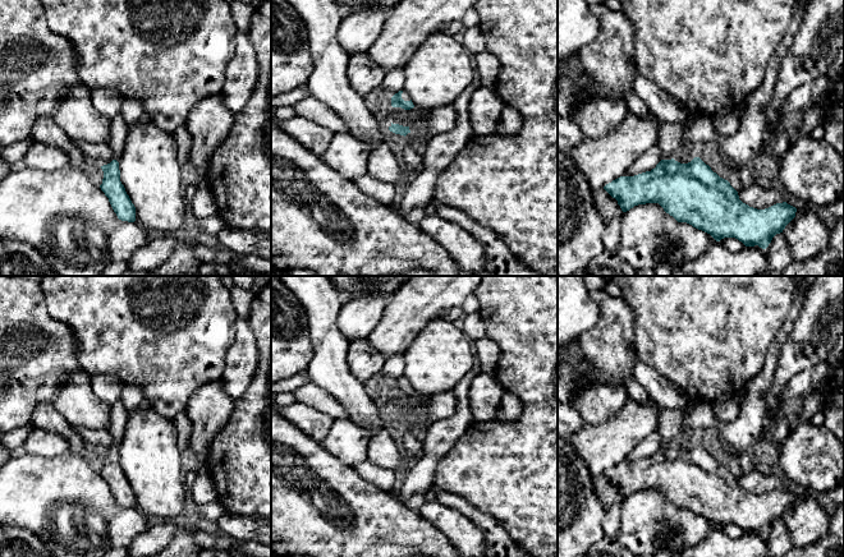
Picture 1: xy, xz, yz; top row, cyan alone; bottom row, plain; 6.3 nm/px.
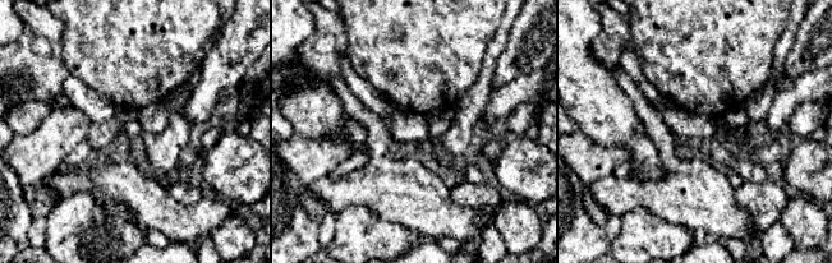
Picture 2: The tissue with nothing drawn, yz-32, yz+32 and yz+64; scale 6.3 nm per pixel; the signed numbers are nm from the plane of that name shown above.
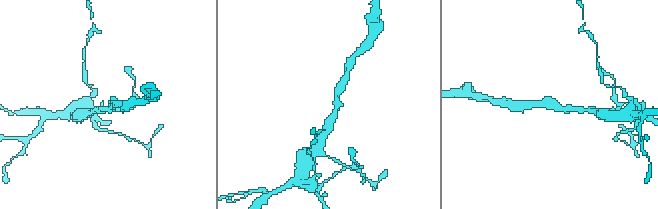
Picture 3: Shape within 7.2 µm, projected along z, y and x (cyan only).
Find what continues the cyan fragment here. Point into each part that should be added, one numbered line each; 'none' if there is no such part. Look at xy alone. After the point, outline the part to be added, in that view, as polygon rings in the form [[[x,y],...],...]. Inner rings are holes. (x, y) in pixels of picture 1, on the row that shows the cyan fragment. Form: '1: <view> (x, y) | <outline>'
1: xy (119, 129) | [[[120,112],[110,120],[109,139],[105,142],[114,153],[114,160],[119,161],[129,126],[121,118]]]

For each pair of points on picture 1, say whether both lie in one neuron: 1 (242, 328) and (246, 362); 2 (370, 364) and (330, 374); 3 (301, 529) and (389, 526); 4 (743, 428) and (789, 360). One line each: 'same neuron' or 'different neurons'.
1: same neuron
2: different neurons
3: same neuron
4: different neurons

